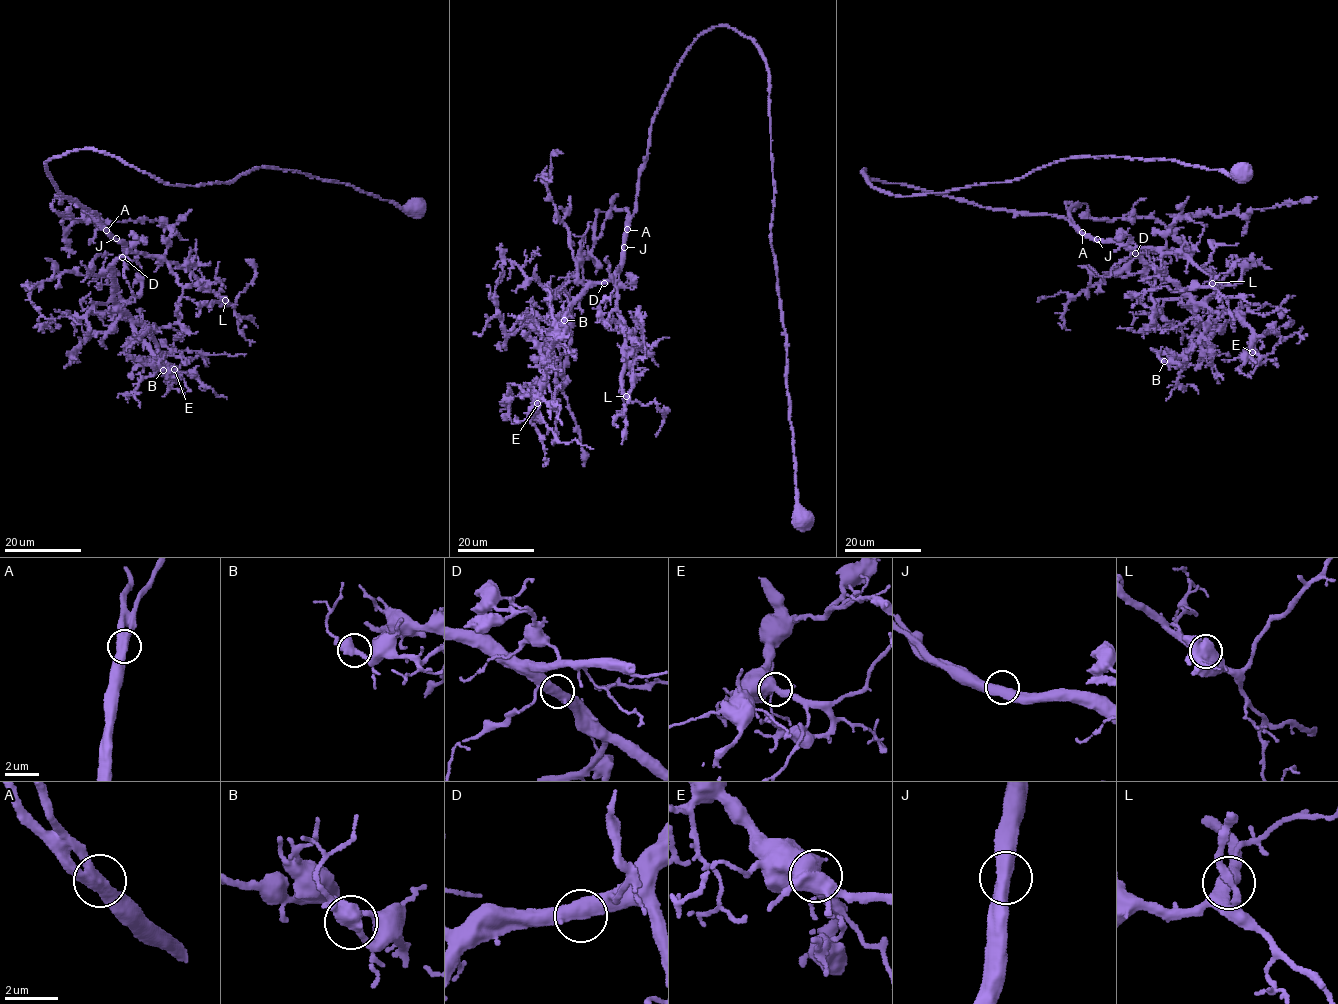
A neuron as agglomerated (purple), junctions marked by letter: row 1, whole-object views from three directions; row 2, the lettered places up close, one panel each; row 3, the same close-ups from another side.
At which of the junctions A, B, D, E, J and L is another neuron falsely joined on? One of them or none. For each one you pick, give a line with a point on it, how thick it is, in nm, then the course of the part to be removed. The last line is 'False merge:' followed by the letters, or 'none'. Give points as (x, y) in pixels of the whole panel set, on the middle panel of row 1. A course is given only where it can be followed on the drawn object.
False merge: none

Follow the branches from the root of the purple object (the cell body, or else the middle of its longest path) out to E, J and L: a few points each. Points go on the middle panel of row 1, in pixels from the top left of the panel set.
E: (799, 519), (770, 237), (769, 77), (732, 28), (705, 31), (675, 70), (618, 273), (554, 324), (537, 403)
J: (799, 519), (770, 237), (769, 77), (751, 38), (708, 29), (679, 64), (651, 126), (624, 247)
L: (799, 519), (770, 237), (769, 77), (751, 38), (726, 26), (690, 47), (651, 126), (615, 278), (626, 396)

